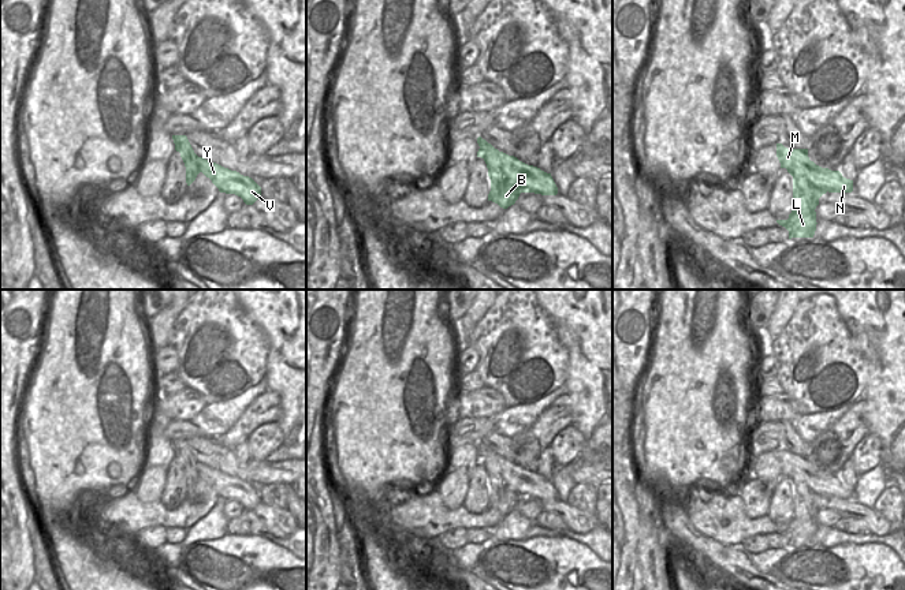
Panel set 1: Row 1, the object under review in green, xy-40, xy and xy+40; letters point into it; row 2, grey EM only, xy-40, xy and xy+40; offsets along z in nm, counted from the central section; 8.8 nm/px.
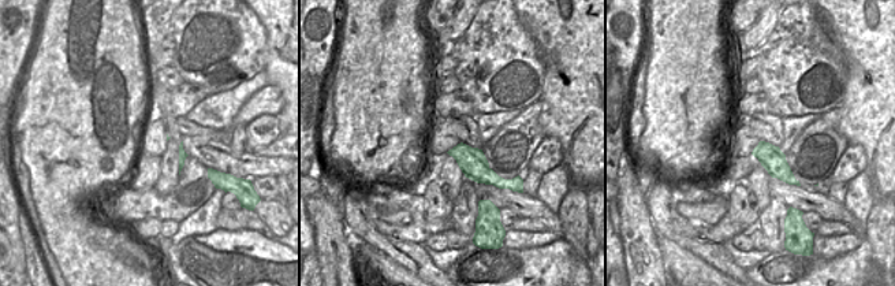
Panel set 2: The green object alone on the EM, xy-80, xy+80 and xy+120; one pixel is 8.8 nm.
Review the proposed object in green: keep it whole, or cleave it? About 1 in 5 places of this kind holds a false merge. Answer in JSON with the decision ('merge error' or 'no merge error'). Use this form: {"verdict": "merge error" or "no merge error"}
{"verdict": "merge error"}

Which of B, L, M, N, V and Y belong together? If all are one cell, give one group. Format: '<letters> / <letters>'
B L / M N V Y

